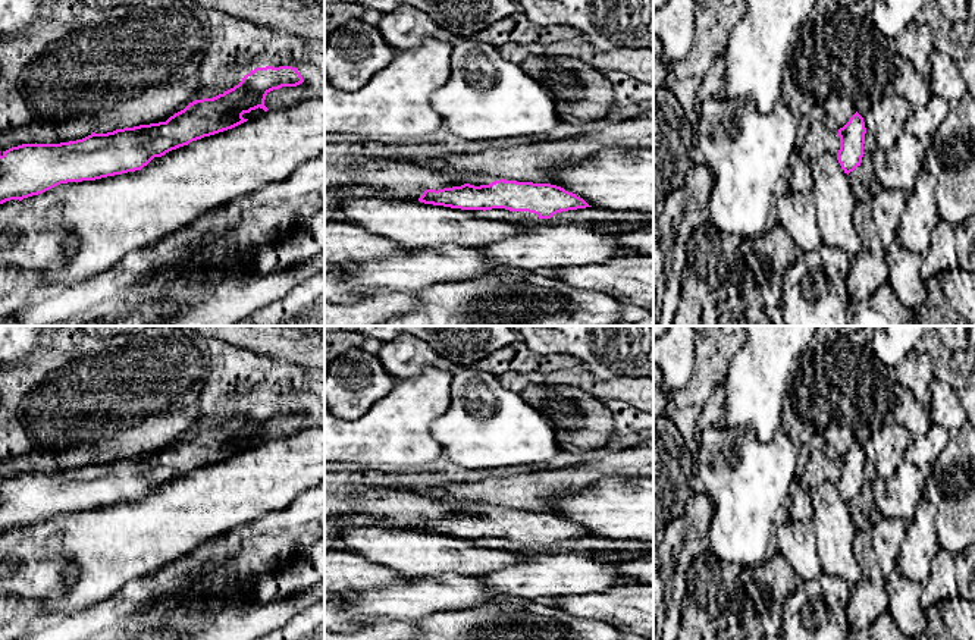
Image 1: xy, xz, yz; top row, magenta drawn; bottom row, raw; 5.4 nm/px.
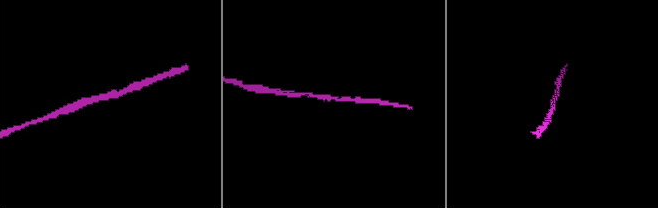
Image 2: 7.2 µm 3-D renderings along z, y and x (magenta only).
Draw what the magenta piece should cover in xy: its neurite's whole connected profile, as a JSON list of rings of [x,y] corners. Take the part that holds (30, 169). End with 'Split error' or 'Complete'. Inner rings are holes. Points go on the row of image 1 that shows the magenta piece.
[[[266,66],[255,68],[247,73],[233,88],[213,98],[203,98],[189,103],[184,110],[170,116],[166,122],[139,125],[134,128],[116,129],[107,134],[95,134],[60,144],[22,144],[12,147],[0,156],[0,204],[43,194],[60,183],[95,181],[107,176],[141,170],[154,157],[192,141],[232,129],[248,119],[244,113],[264,106],[266,95],[282,87],[297,87],[304,79],[297,68]]]. Complete

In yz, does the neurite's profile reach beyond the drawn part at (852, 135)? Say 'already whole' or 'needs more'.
needs more

